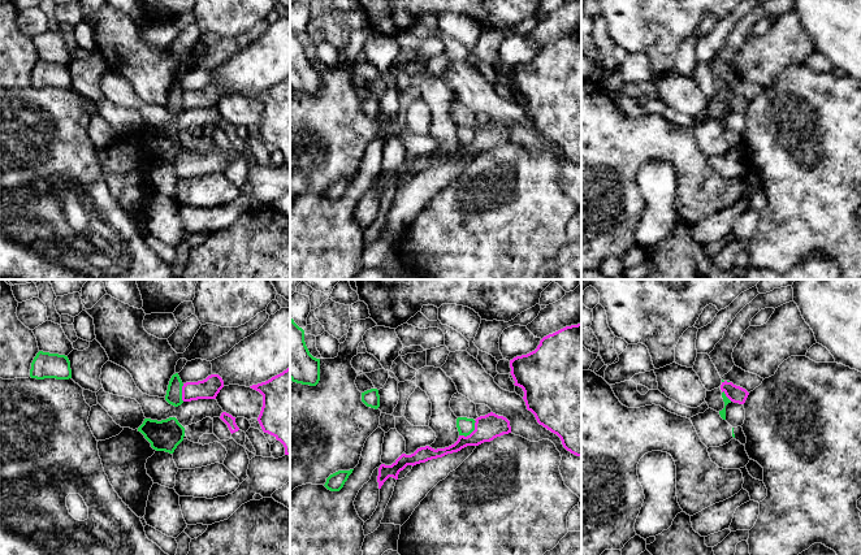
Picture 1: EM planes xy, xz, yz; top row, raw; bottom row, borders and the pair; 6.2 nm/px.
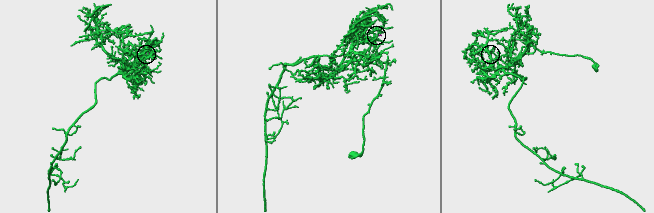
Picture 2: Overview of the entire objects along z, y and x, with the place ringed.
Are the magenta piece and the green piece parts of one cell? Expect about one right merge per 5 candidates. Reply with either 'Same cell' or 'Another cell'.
Another cell

